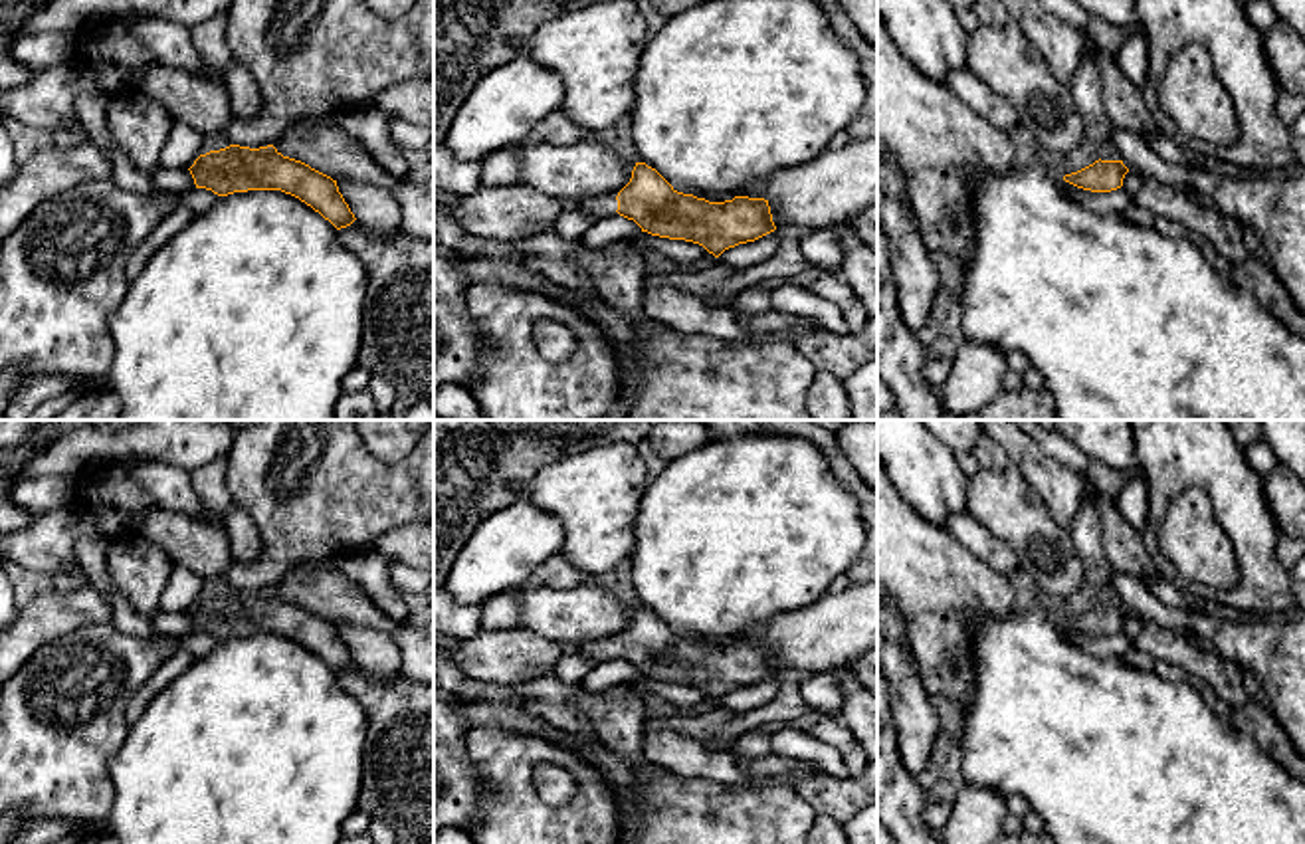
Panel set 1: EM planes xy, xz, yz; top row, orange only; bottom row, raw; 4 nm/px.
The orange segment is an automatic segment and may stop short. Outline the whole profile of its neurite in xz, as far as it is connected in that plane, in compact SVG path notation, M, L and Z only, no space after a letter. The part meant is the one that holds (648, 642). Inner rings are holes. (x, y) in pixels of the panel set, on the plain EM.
M636 606L618 640L584 642L578 648L594 664L616 656L652 680L685 684L719 701L725 693L754 686L776 674L768 644L735 640L709 646L677 636L655 612Z

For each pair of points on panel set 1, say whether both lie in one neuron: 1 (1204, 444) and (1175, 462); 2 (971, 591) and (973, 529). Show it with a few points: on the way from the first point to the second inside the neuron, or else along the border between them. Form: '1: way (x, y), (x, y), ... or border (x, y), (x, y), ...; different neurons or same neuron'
1: way (1197, 446), (1183, 454); same neuron
2: border (941, 526), (1004, 575); different neurons

